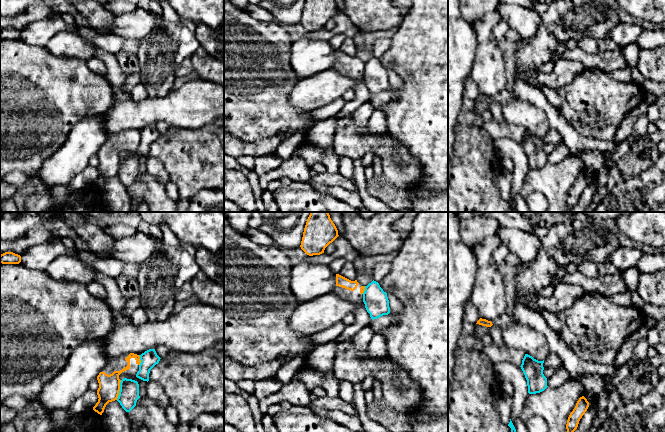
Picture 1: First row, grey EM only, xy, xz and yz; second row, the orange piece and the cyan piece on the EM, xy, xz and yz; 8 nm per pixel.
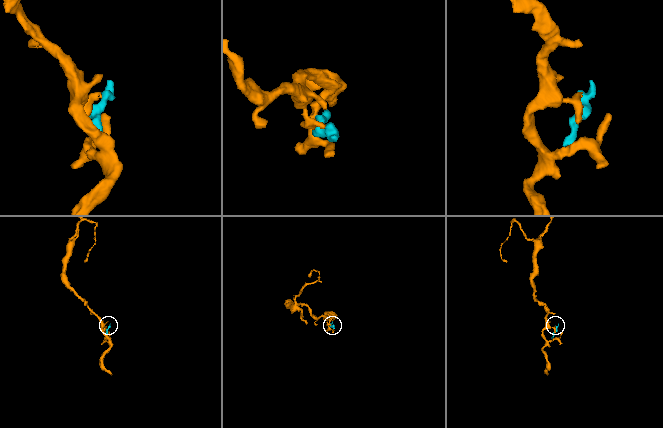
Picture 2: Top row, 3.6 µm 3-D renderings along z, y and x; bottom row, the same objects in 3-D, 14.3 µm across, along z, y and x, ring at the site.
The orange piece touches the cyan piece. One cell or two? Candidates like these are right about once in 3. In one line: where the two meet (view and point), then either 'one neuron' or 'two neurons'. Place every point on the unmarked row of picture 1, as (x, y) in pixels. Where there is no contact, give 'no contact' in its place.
meets orange in xy at (119, 166); two neurons

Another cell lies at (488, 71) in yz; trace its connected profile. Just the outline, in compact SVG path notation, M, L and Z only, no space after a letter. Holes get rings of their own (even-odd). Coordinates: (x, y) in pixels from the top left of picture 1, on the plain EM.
M496 10L472 23L477 36L477 52L469 78L477 85L480 94L491 98L507 84L503 54L492 38L493 28L500 20Z

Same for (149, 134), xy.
M149 125L139 132L141 139L136 153L148 158L150 146L159 139L161 134L157 131L155 125Z

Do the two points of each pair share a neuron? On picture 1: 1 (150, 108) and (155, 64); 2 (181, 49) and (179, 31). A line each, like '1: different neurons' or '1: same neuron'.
1: different neurons
2: same neuron

